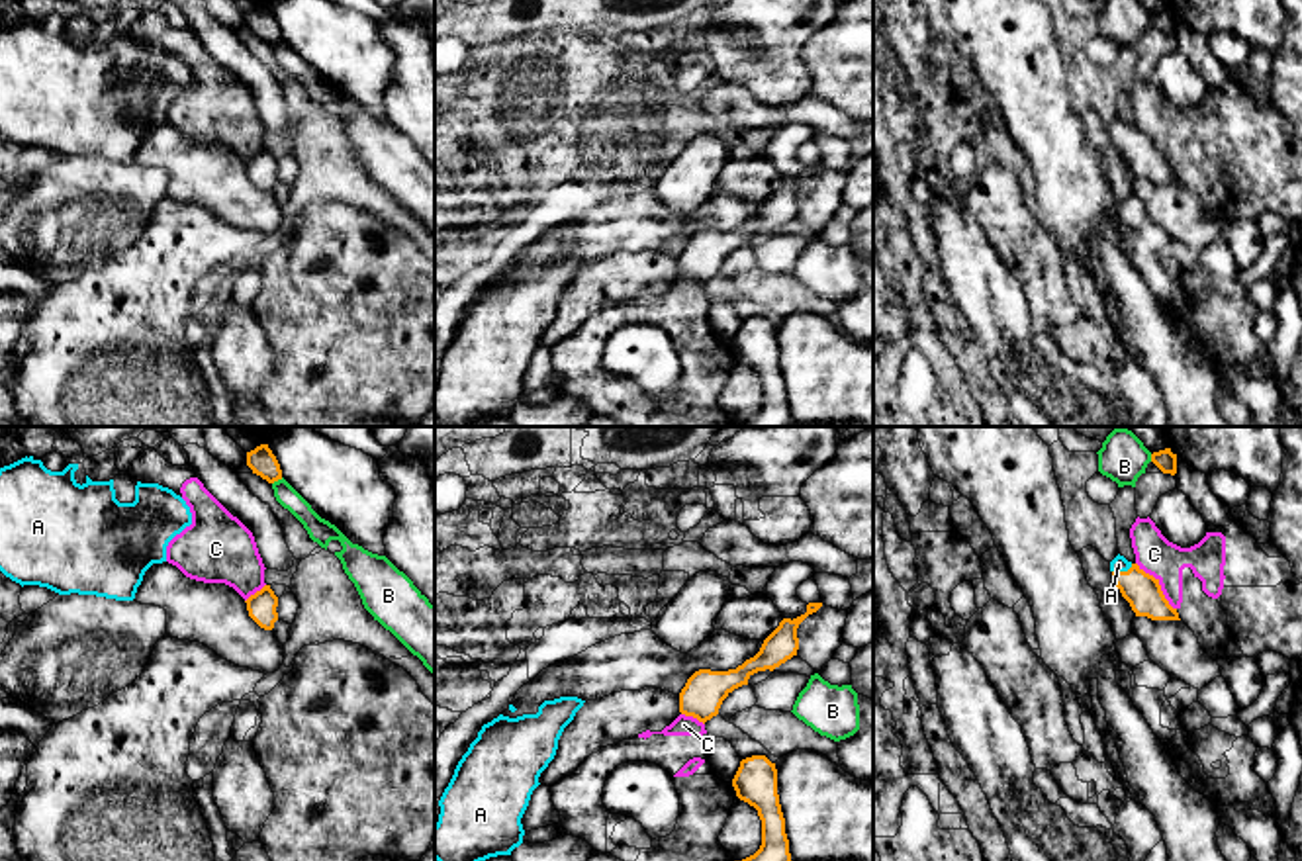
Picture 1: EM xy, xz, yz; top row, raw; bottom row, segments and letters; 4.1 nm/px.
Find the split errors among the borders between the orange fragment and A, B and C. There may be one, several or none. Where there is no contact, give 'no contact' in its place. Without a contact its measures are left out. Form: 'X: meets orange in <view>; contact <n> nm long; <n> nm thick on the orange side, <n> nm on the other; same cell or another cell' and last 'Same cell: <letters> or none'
A: meets orange in yz; contact 90 nm long; 150 nm thick on the orange side, 60 nm on the other; same cell
B: meets orange in xy; contact 50 nm long; 110 nm thick on the orange side, 90 nm on the other; another cell
C: meets orange in yz; contact 260 nm long; 150 nm thick on the orange side, 160 nm on the other; another cell
Same cell: A

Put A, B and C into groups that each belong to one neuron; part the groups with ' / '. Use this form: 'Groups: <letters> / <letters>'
Groups: A / B / C

